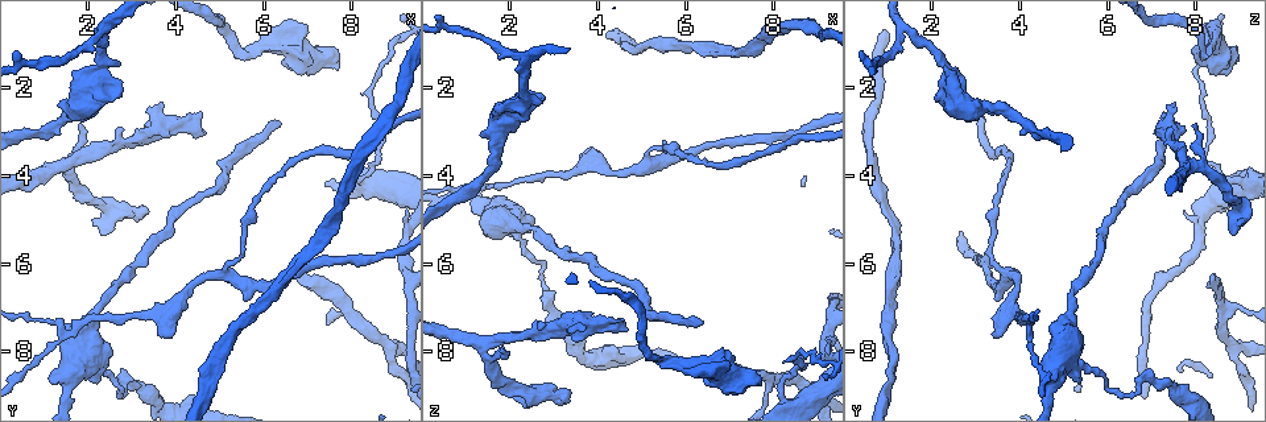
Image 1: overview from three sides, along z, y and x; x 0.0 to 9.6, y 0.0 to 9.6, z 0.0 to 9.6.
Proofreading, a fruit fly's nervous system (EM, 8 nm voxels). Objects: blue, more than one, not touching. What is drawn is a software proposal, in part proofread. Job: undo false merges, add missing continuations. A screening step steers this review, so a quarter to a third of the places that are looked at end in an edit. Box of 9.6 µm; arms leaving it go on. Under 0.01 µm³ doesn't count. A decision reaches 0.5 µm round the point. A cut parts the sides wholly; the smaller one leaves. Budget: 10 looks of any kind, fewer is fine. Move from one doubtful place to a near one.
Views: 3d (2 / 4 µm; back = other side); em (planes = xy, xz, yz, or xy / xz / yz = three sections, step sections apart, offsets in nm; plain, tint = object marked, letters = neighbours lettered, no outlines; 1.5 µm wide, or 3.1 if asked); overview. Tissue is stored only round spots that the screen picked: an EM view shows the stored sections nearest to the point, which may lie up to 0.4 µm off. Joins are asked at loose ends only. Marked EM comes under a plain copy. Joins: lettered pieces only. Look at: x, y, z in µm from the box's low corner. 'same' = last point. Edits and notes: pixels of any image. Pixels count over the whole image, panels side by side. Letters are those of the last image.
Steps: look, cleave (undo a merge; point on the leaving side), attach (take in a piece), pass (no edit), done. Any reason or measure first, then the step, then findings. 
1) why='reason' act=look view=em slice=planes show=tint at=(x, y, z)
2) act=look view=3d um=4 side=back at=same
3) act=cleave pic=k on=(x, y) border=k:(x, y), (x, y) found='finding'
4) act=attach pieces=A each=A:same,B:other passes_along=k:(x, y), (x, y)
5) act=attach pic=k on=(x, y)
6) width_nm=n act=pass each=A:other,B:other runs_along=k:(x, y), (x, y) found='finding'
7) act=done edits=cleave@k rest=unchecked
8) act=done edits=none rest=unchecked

why='narrows sharply' act=look view=3d um=4 at=(5.45, 5.70, 3.35)

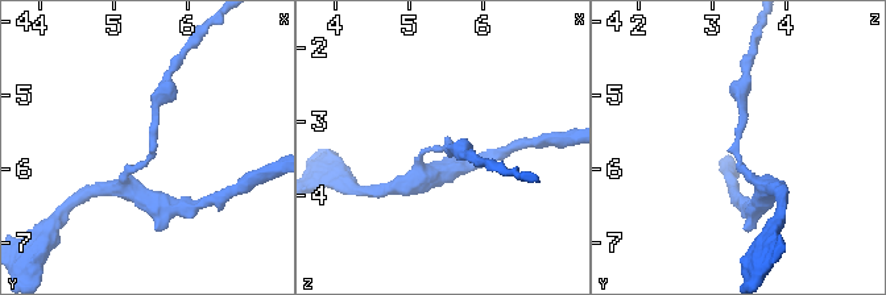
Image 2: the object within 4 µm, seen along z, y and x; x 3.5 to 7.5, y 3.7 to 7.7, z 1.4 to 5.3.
why='now the EM' act=look view=em slice=xy step=4 show=tint at=(5.50, 5.70, 3.35)

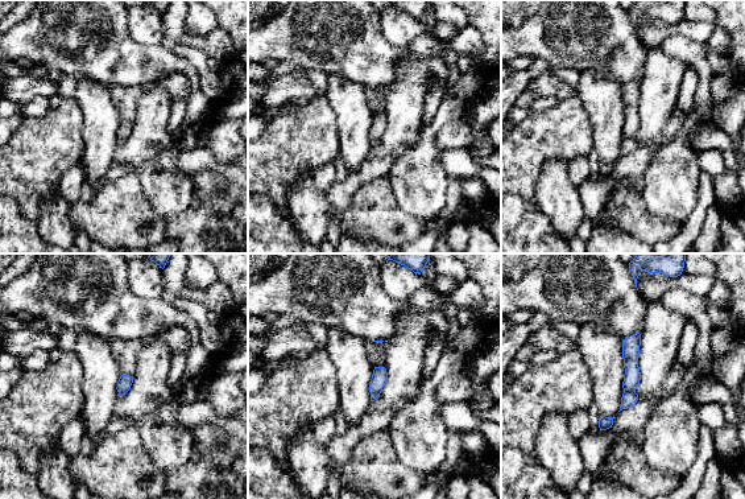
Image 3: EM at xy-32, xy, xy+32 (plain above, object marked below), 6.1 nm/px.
act=look view=em slice=xy step=4 show=letters at=same

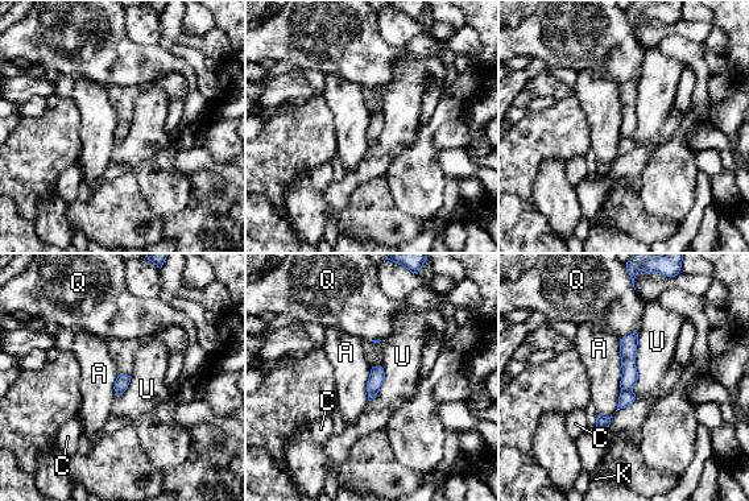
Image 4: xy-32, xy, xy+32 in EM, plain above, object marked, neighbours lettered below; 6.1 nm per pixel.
width_nm=90 act=cleave pic=4 on=(628, 350) each=A:other,C:other,K:other,Q:other,U:other border=4:(632, 389), (621, 392) found='two neurons meet here'

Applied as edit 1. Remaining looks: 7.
act=look view=overview

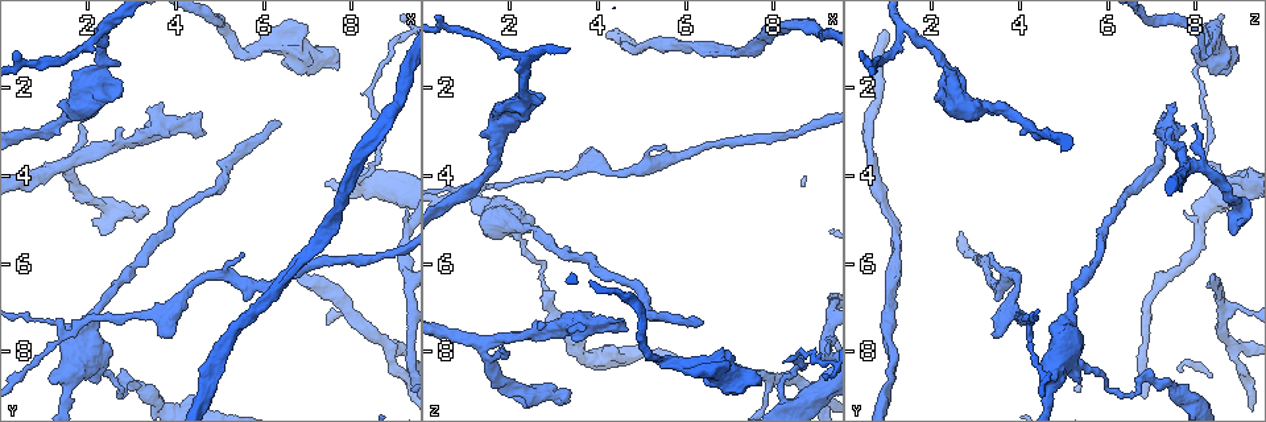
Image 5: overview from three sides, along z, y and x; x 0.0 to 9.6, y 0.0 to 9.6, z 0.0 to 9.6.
why='free end' act=look view=em slice=planes show=letters at=(6.40, 2.90, 7.40)

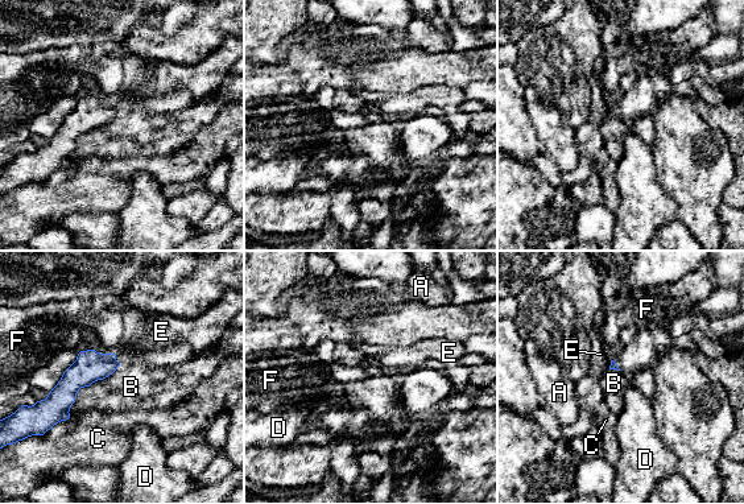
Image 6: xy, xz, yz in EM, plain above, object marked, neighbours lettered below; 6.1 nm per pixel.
act=pass each=A:other,B:other,C:other,D:other,E:other,F:other runs_along=6:(111, 356), (63, 393), (53, 421) found='none of them fits'

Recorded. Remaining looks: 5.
why='sharp bend' act=look view=3d um=4 at=(5.55, 1.25, 8.25)

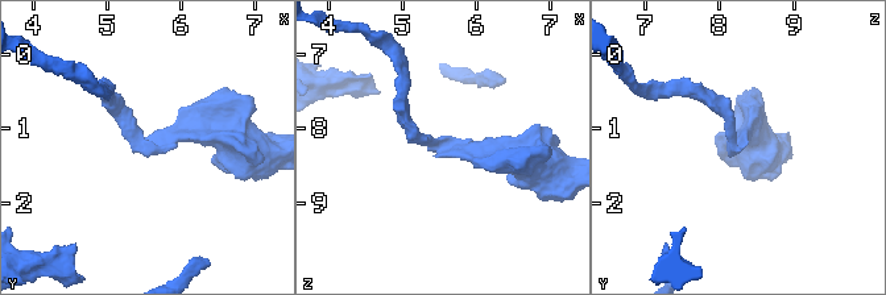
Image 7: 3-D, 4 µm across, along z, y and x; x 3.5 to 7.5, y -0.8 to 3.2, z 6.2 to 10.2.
why='need the tissue' act=look view=em slice=planes show=tint at=(5.55, 1.30, 8.20)

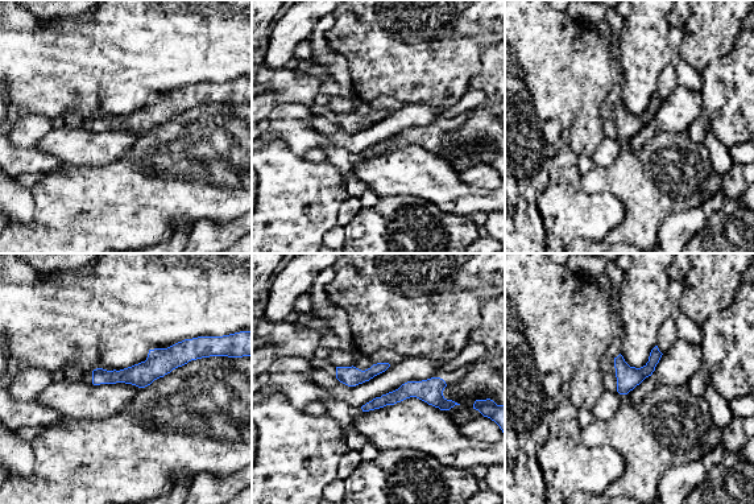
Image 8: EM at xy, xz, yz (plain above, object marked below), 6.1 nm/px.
why='see the neighbours' act=look view=em slice=planes show=letters at=same

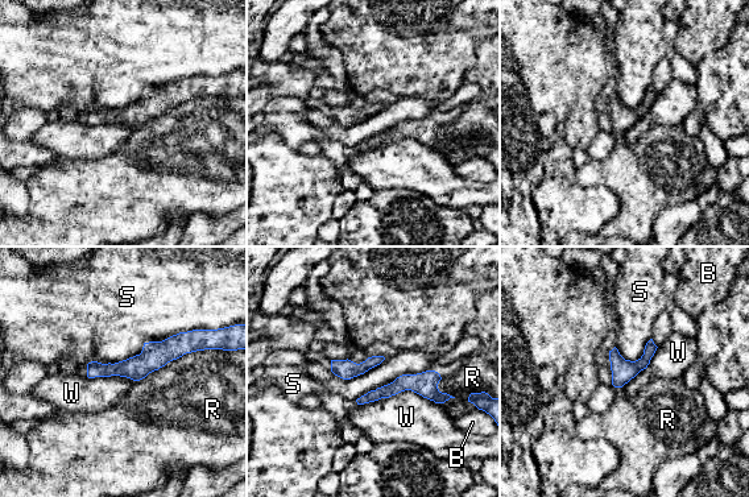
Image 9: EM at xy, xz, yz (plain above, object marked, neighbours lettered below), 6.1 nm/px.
longest_contact=S:700nm act=pass each=B:other,R:other,S:other,W:other runs_along=9:(194, 347), (90, 373) found='all the same neuron'

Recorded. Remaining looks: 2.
why='an open end' act=look view=3d um=2 at=(7.70, 1.60, 8.70)

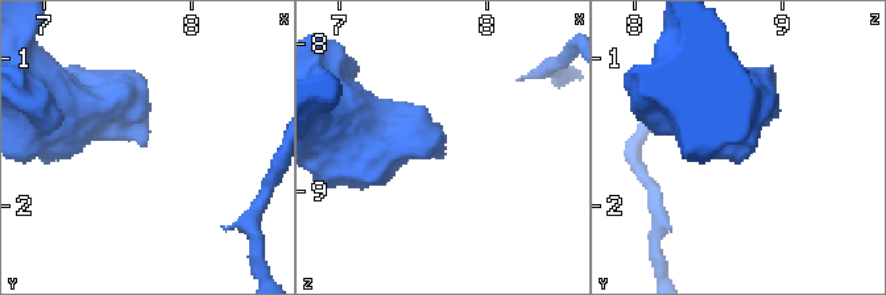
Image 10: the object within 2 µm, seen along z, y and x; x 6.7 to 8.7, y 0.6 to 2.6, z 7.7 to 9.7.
act=look view=em slice=xy step=8 show=letters at=(7.72, 1.56, 8.70)

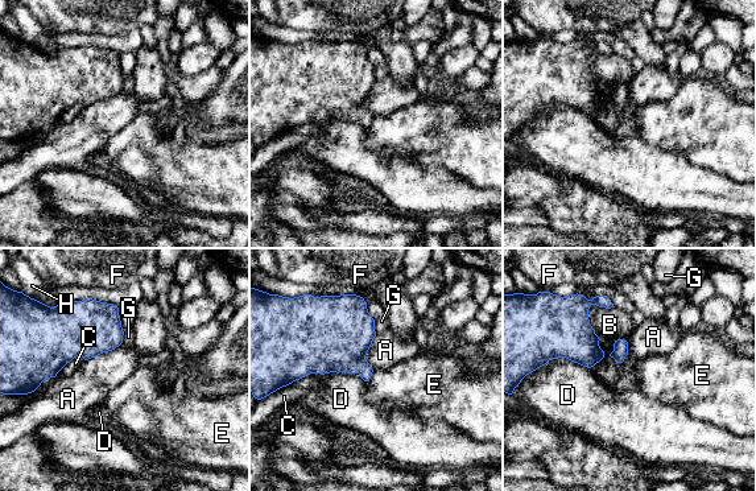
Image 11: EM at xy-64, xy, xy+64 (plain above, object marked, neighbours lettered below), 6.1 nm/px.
act=pass each=A:other,B:other,C:other,D:other,E:other,F:other,G:other,H:other border=11:(374, 371), (368, 382) found='none of them fits'

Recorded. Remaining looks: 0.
act=done edits=cleave@4 rest=unchecked

